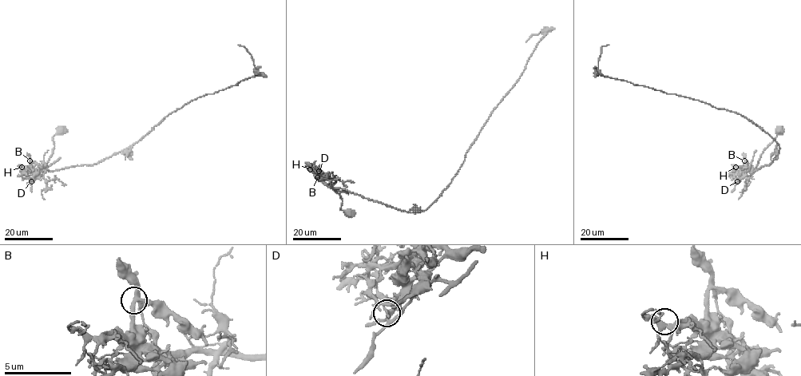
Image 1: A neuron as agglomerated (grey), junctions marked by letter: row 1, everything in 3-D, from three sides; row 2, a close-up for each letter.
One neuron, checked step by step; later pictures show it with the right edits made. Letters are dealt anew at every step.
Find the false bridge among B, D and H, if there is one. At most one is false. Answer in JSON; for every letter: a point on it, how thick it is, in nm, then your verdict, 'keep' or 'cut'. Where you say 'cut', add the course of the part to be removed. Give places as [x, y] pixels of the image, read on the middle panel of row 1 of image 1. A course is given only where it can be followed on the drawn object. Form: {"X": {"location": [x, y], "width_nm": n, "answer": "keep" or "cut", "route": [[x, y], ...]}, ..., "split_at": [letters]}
{"B": {"location": [317, 177], "width_nm": 280, "answer": "keep"}, "D": {"location": [319, 171], "width_nm": 280, "answer": "cut", "route": [[319, 171], [331, 186], [334, 182], [331, 185], [336, 189]]}, "H": {"location": [310, 169], "width_nm": 280, "answer": "keep"}, "split_at": ["D"]}

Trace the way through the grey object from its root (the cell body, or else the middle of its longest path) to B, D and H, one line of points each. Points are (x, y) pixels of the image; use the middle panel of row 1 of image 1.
B: (350, 212), (341, 209), (341, 195), (317, 177)
D: (350, 212), (341, 209), (341, 195), (319, 171)
H: (350, 212), (341, 209), (341, 195), (310, 169)

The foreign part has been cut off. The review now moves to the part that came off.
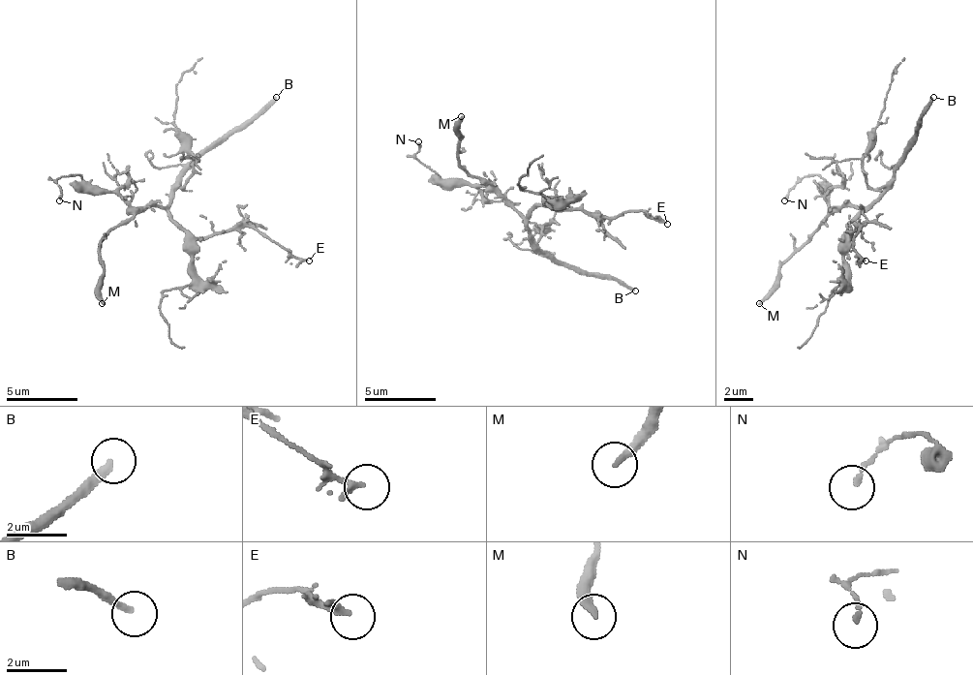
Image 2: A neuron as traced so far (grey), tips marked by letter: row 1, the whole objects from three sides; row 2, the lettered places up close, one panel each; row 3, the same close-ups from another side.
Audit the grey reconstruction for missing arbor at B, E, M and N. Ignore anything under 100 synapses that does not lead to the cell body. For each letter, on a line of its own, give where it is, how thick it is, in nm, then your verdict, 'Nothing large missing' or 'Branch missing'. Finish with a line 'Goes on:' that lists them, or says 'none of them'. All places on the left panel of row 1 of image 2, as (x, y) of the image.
B: Place: (276, 97). Thickness 240 nm. Branch missing
E: Place: (309, 260). Thickness 200 nm. Nothing large missing
M: Place: (102, 303). Thickness 240 nm. Nothing large missing
N: Place: (59, 200). Thickness 140 nm. Nothing large missing
Goes on: B

